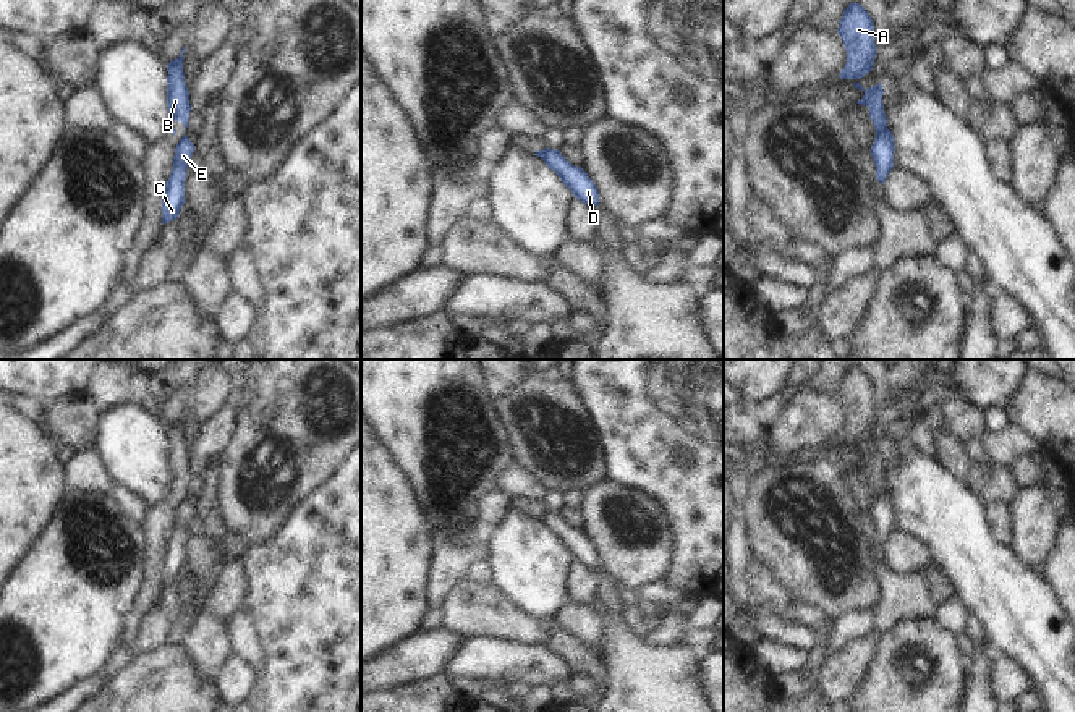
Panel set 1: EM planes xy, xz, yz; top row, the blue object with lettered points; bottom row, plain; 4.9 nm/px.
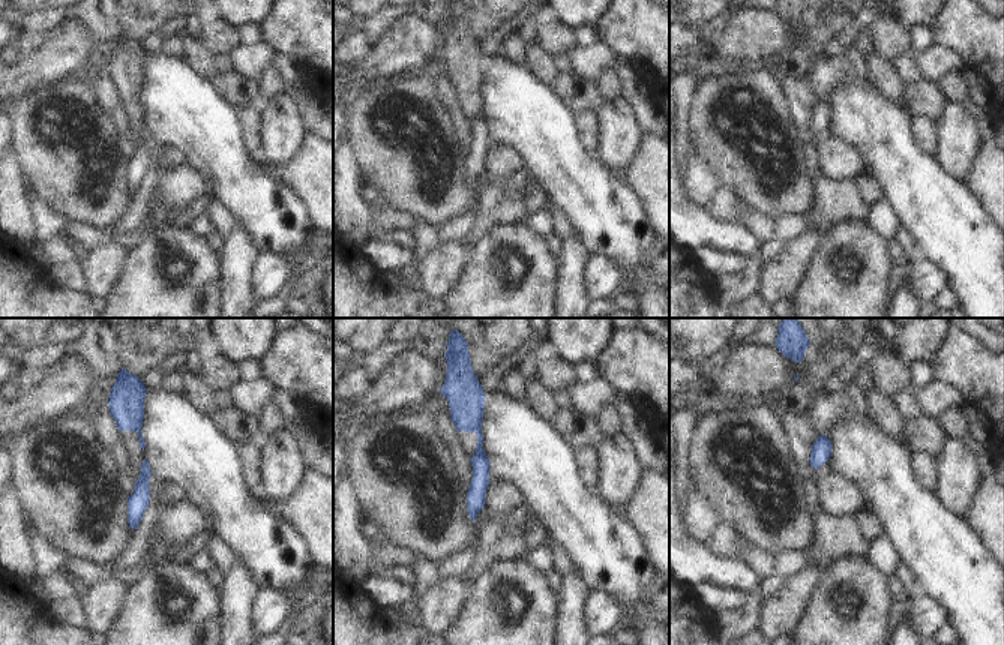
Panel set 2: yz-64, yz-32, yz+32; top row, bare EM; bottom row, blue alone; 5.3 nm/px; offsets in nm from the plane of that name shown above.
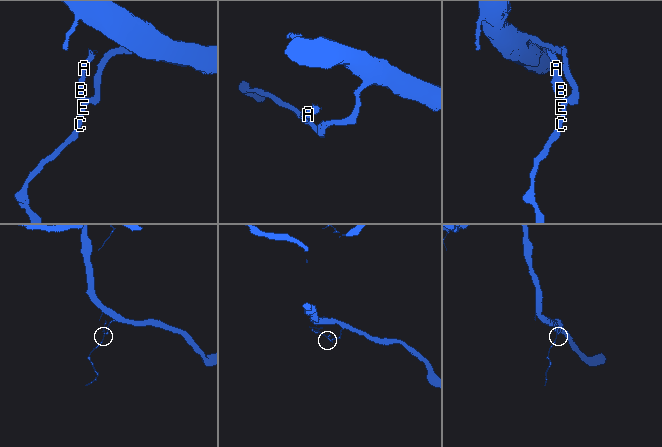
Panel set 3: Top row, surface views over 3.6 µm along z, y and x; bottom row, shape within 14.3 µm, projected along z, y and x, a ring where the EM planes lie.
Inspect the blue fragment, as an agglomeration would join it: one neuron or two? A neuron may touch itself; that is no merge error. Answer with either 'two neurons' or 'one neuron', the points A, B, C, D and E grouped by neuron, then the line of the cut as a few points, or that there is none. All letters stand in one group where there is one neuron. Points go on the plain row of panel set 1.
two neurons; groups A B / C D E; cut yz (886, 491), (878, 495)

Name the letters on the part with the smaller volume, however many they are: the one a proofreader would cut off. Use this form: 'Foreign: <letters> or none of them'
Foreign: A, B

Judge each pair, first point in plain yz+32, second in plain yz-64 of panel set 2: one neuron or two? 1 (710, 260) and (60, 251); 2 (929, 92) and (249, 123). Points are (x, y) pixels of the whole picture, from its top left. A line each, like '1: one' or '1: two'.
1: one
2: two

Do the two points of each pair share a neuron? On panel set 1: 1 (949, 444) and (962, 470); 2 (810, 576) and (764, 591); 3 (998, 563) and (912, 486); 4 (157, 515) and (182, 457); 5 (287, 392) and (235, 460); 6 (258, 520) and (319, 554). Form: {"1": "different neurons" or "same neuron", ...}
{"1": "same neuron", "2": "different neurons", "3": "same neuron", "4": "same neuron", "5": "same neuron", "6": "different neurons"}

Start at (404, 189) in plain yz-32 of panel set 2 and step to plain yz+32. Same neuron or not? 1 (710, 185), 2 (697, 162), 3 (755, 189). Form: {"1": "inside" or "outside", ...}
{"1": "outside", "2": "outside", "3": "inside"}

